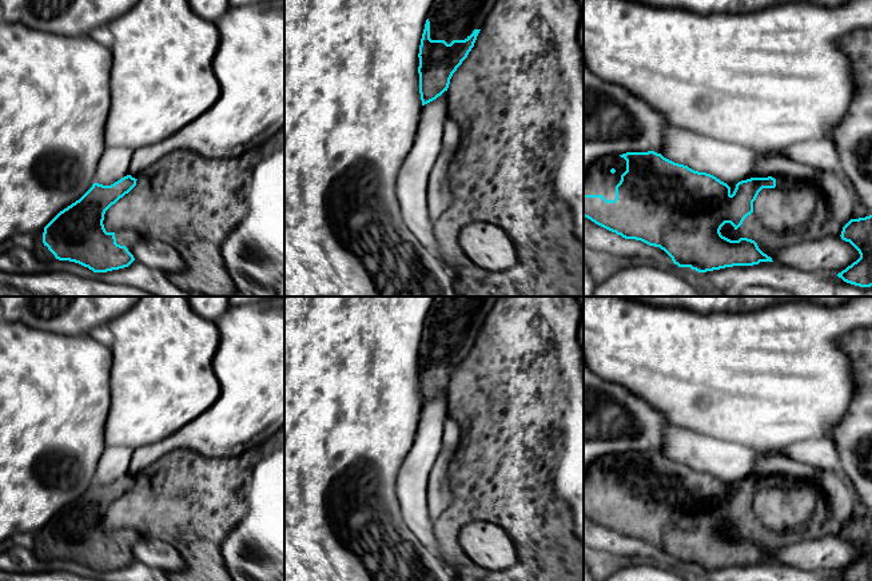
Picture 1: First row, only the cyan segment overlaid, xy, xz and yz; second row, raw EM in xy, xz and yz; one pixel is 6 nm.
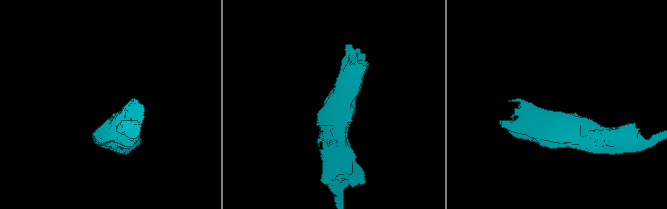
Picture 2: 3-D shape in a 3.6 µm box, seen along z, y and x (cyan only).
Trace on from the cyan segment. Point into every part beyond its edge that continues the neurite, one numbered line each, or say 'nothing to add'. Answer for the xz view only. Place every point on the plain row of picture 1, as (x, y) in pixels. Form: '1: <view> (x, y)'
1: xz (450, 318)

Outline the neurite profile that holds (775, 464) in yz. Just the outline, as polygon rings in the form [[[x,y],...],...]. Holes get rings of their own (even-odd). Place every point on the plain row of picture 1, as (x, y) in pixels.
[[[771,450],[758,457],[753,477],[772,475],[777,481],[797,479],[811,475],[811,467],[788,458],[779,450]]]

